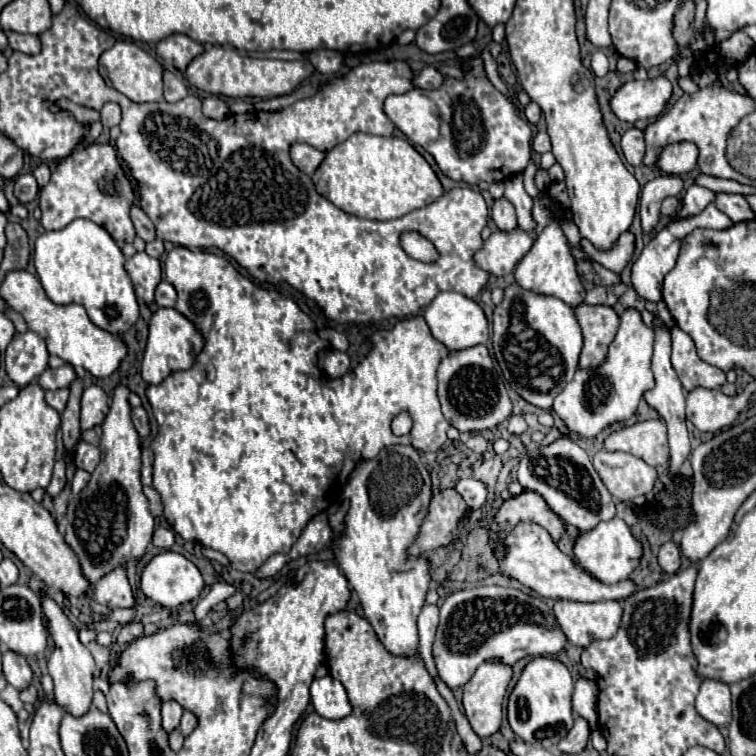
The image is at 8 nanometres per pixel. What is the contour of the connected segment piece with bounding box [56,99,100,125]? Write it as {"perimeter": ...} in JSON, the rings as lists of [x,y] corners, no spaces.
{"perimeter":[[[62,99],[62,101],[56,101],[56,105],[60,105],[62,109],[68,109],[78,121],[82,121],[82,123],[92,123],[92,121],[98,121],[100,119],[100,113],[98,111],[94,111],[94,109],[88,109],[88,107],[82,107],[82,105],[74,105],[72,101],[66,101],[66,99]]]}

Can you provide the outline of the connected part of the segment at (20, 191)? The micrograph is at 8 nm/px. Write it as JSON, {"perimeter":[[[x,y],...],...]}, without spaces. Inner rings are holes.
{"perimeter":[[[20,173],[14,185],[14,195],[22,203],[32,203],[38,197],[38,183],[32,173]]]}

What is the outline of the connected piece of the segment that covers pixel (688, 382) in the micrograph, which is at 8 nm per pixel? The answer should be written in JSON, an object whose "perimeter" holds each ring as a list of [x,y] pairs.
{"perimeter":[[[672,327],[672,367],[680,377],[684,391],[694,391],[696,387],[718,389],[726,383],[726,373],[714,365],[702,361],[696,353],[696,345],[688,333]]]}

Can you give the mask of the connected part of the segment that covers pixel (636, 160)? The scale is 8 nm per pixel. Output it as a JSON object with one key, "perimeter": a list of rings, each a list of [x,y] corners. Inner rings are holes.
{"perimeter":[[[630,127],[624,135],[622,135],[622,153],[626,157],[626,161],[630,165],[640,165],[642,157],[646,151],[646,143],[644,143],[644,131]]]}

